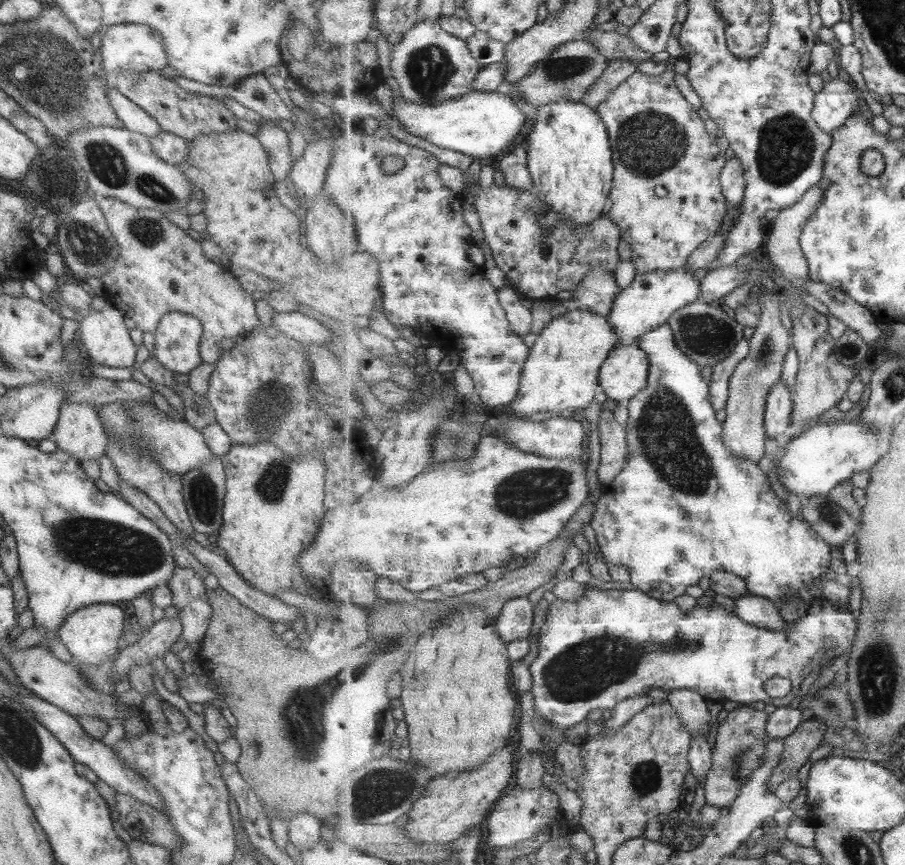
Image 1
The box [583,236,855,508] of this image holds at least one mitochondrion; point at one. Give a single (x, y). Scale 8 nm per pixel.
(667, 437)

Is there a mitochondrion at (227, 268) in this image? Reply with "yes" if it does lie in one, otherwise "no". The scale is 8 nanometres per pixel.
no

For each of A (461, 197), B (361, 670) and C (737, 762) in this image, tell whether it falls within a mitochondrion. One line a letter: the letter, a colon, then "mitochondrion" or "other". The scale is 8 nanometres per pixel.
A: other
B: mitochondrion
C: mitochondrion

